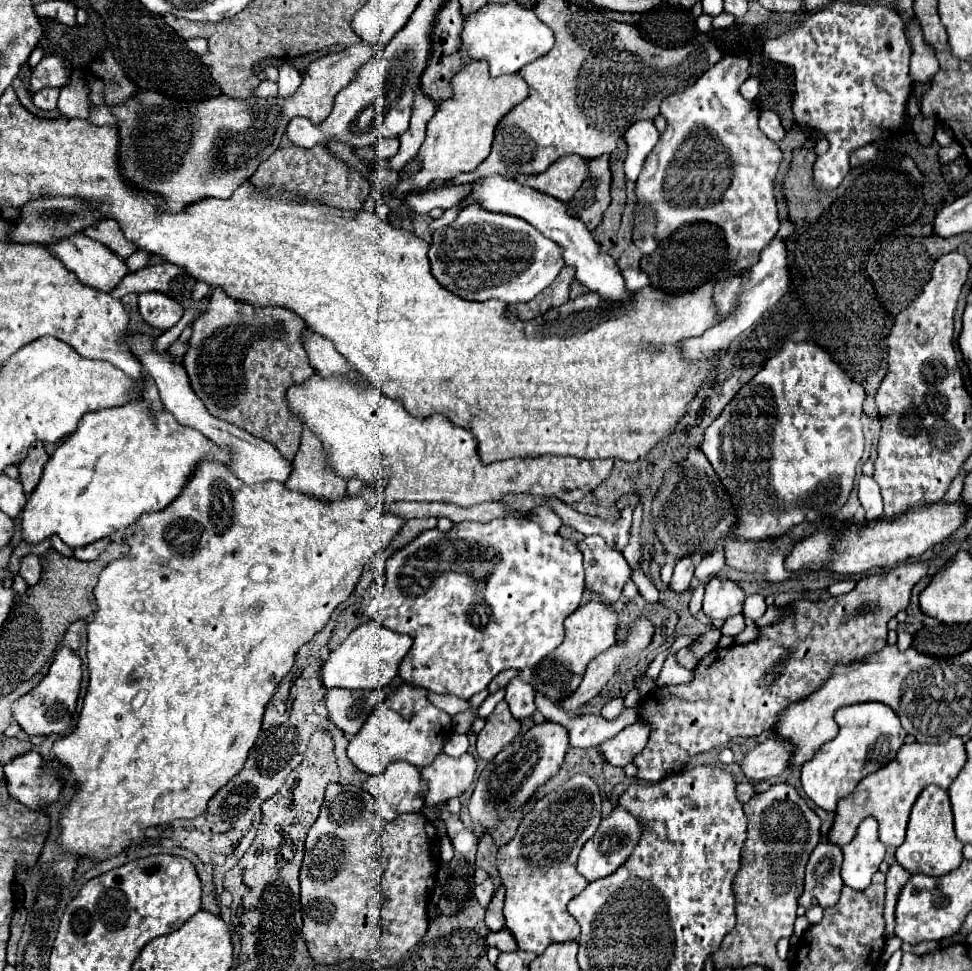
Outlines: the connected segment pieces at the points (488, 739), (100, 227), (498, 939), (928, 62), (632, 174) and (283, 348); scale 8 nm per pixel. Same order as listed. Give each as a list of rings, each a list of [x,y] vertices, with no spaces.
[[[504,700],[498,702],[494,712],[486,718],[484,728],[476,736],[478,756],[484,760],[492,760],[518,736],[518,732],[520,732],[520,722],[510,714],[508,704]]]
[[[102,220],[102,222],[86,228],[84,234],[92,240],[102,242],[104,246],[108,246],[112,252],[116,252],[124,260],[136,252],[136,246],[130,244],[130,240],[124,238],[120,224],[116,220]]]
[[[502,928],[498,932],[490,932],[486,936],[486,942],[488,942],[488,946],[498,948],[500,952],[514,952],[516,950],[516,940],[512,938],[512,934],[506,928]]]
[[[916,20],[908,28],[908,36],[910,36],[912,48],[914,48],[912,58],[910,58],[910,76],[916,84],[924,84],[932,78],[932,74],[938,72],[938,60],[936,60],[932,48],[924,42]]]
[[[640,120],[628,128],[628,132],[626,132],[628,156],[624,162],[624,170],[630,180],[636,180],[640,176],[642,166],[644,166],[648,154],[652,152],[652,148],[656,146],[658,138],[660,138],[660,132],[656,130],[652,120],[650,122]]]
[[[216,288],[210,296],[210,308],[206,314],[202,314],[194,324],[192,324],[192,338],[188,340],[188,346],[182,342],[174,342],[172,354],[178,356],[178,362],[184,358],[184,366],[190,378],[190,386],[196,392],[196,396],[204,402],[206,410],[220,418],[226,420],[246,432],[250,432],[256,438],[262,438],[270,444],[274,444],[280,454],[288,460],[294,460],[302,436],[302,420],[298,414],[292,414],[288,402],[286,402],[286,390],[292,384],[302,384],[306,382],[312,372],[316,372],[310,362],[308,354],[304,350],[304,320],[296,316],[290,310],[284,308],[256,308],[248,306],[244,302],[238,302],[230,298],[222,288]]]

